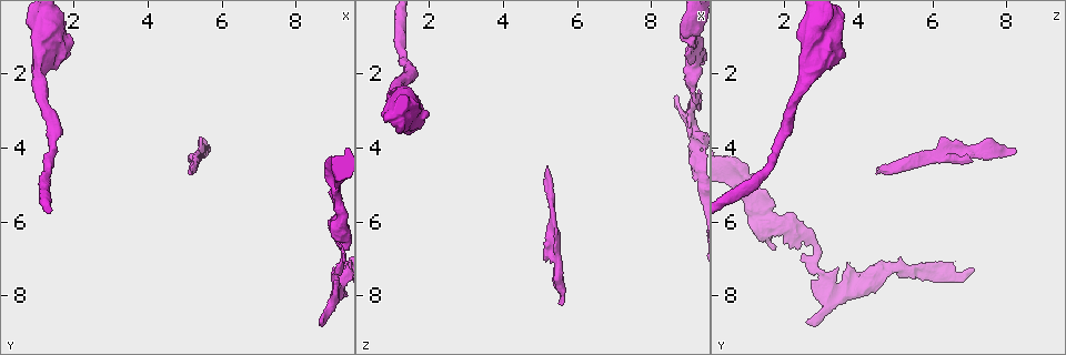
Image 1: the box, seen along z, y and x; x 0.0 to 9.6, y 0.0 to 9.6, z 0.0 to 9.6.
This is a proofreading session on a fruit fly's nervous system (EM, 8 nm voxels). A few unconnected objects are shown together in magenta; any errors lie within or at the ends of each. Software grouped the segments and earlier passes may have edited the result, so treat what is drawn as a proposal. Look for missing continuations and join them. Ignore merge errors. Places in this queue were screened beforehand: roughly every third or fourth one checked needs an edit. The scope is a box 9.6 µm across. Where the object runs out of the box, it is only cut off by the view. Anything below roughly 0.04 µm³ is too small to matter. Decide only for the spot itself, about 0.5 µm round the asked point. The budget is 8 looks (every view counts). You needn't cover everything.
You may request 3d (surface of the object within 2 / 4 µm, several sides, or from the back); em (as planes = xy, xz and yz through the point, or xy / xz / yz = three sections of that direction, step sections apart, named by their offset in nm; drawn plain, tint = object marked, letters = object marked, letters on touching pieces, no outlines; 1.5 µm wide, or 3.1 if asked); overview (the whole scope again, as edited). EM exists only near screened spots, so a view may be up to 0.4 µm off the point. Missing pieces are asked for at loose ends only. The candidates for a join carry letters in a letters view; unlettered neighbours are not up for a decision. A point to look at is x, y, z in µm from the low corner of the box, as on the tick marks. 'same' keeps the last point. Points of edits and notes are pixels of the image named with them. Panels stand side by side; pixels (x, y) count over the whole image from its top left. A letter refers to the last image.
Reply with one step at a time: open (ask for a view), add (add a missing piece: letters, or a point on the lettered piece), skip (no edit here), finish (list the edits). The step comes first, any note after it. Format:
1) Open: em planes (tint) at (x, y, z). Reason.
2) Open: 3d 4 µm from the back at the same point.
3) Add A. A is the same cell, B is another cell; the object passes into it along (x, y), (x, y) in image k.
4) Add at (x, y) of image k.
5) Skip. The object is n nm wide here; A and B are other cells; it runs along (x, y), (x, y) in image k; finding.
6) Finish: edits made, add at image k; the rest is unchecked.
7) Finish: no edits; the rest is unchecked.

Open: em planes (letters) at (8.70, 8.75, 2.65). Free end.

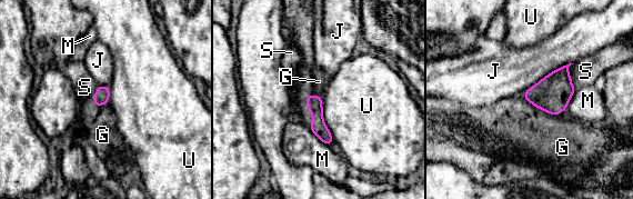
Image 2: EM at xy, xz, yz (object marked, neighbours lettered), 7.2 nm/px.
Skip. G, J, M, S and U are other cells; it runs along (311, 98), (318, 127), (328, 141) in image 2; none of them fits.

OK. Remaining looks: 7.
Open: em planes (letters) at (8.95, 5.45, 1.70). Branch stops here.

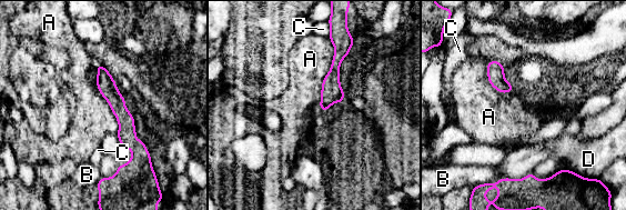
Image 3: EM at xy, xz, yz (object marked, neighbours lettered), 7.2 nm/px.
Skip. A, B, C and D are other cells; a border runs along (329, 37), (334, 54), (319, 109) in image 3; no lettered piece goes on from it.

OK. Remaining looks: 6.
Open: em xz step 8 (plain) at (5.15, 4.40, 6.75). Free end.

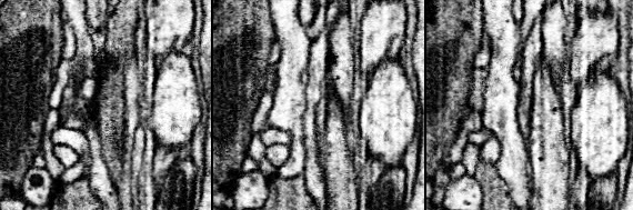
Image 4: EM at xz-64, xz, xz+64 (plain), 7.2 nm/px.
Open: em xz step 8 (letters) at the same point.

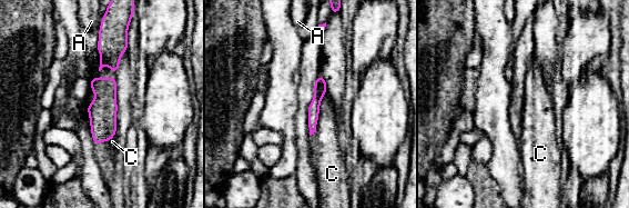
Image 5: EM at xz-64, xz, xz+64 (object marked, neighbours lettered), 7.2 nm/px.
Skip. A and C are other cells; it runs along (320, 79), (312, 129) in image 5; no lettered piece goes on from it.

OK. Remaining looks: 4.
Finish: no edits; the rest is unchecked.

